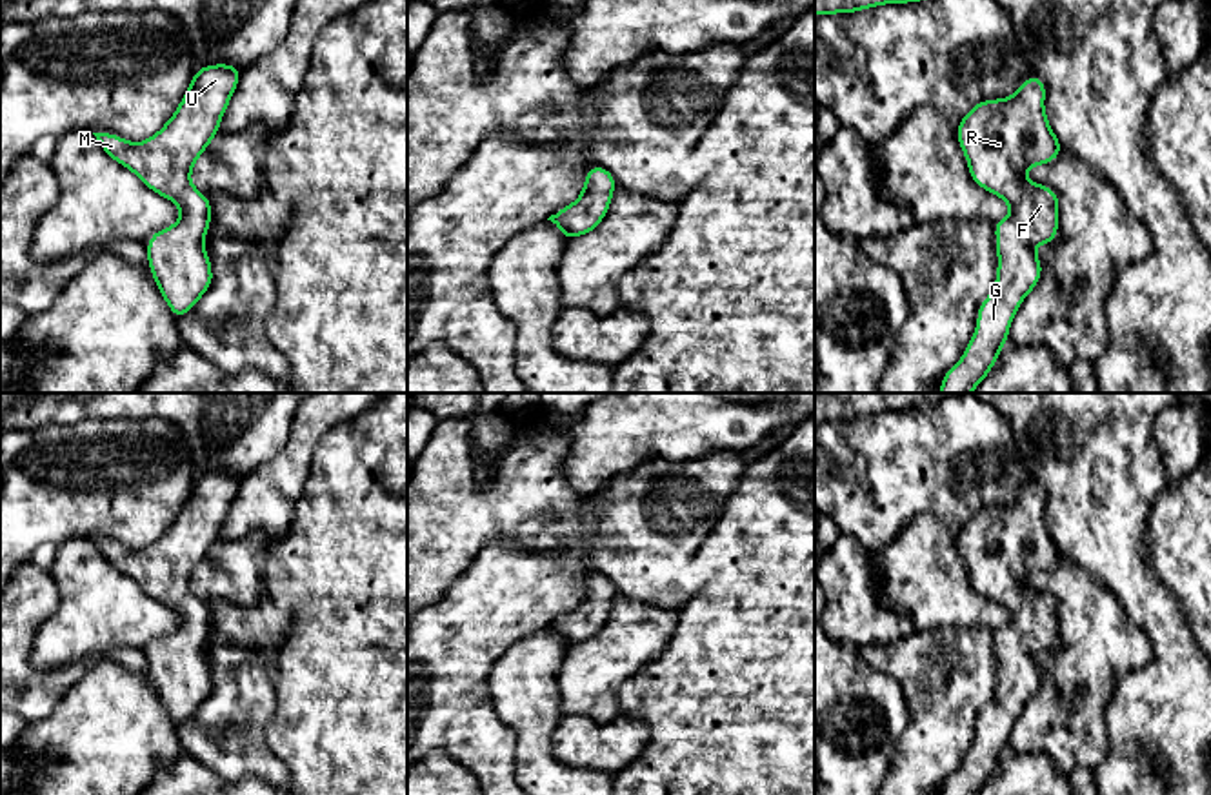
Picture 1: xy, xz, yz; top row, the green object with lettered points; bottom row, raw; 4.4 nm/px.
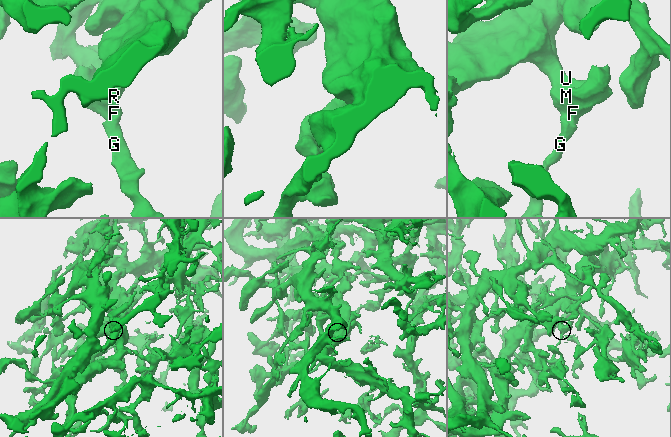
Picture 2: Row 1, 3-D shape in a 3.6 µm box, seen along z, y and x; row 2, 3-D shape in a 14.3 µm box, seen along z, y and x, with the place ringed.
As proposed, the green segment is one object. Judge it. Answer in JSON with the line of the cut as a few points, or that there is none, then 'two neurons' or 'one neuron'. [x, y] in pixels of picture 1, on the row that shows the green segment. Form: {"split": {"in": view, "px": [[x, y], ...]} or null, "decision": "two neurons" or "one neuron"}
{"split": null, "decision": "one neuron"}

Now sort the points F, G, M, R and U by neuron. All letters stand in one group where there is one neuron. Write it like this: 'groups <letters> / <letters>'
groups F G M R U

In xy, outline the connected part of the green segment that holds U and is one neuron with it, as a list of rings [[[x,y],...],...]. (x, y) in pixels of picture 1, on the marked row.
[[[216,64],[196,69],[191,86],[167,124],[145,142],[127,142],[113,133],[93,133],[104,151],[131,169],[156,195],[180,209],[180,220],[153,233],[149,269],[176,320],[213,282],[204,249],[211,202],[189,180],[196,158],[216,136],[242,69]]]

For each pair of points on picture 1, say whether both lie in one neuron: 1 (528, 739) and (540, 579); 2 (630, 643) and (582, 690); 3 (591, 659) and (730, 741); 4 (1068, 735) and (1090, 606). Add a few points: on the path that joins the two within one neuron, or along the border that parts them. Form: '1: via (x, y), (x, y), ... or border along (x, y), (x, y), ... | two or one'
1: border along (546, 626), (519, 639), (500, 657) | two
2: via (617, 654), (593, 677) | one
3: border along (659, 654), (622, 683), (617, 695), (619, 714) | two
4: via (1090, 703), (1090, 639) | one

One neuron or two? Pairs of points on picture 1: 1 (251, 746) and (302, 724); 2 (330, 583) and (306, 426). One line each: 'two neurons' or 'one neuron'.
1: two neurons
2: two neurons

